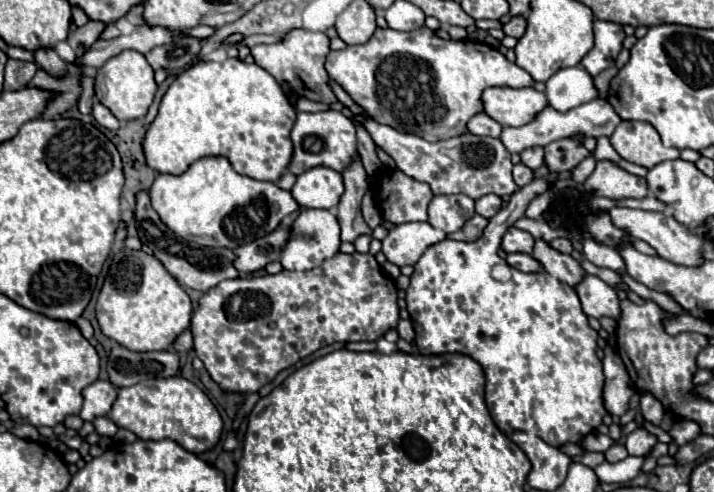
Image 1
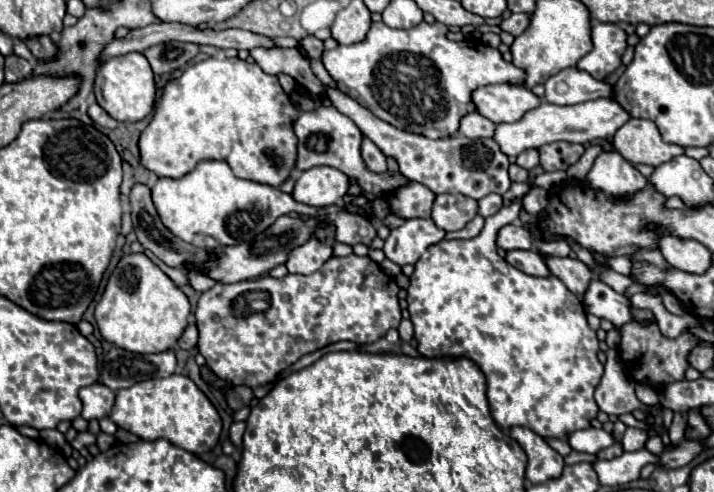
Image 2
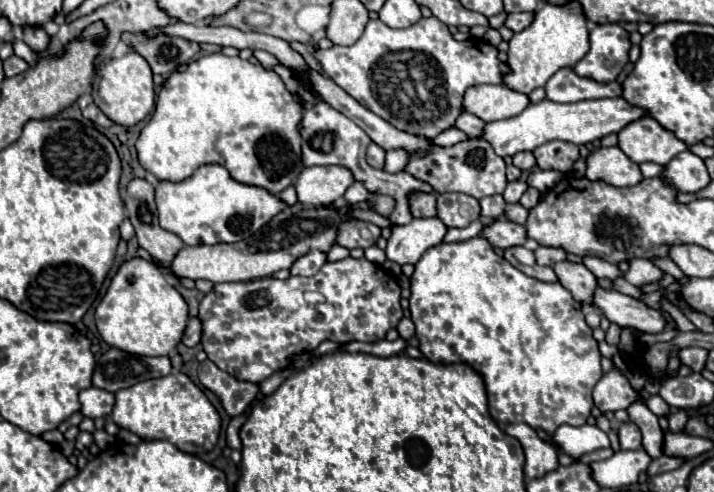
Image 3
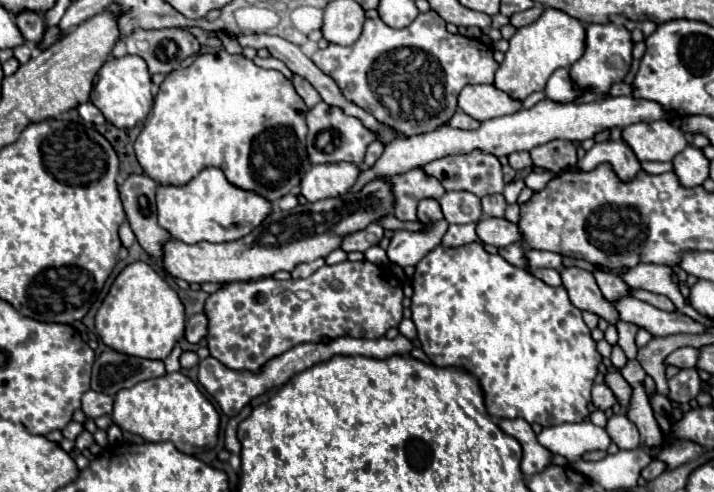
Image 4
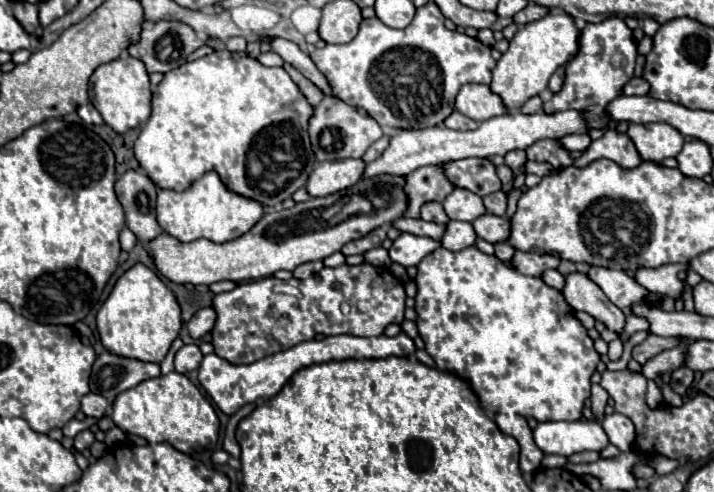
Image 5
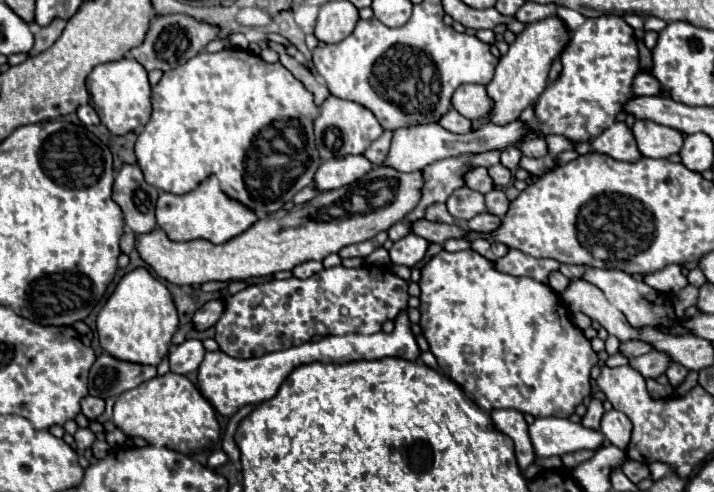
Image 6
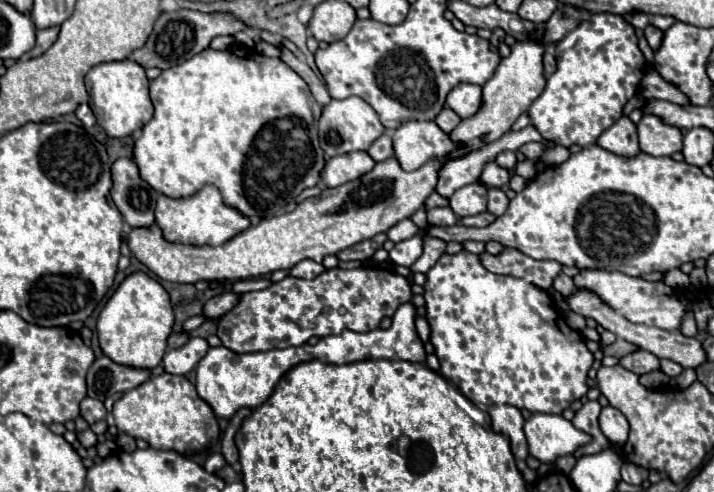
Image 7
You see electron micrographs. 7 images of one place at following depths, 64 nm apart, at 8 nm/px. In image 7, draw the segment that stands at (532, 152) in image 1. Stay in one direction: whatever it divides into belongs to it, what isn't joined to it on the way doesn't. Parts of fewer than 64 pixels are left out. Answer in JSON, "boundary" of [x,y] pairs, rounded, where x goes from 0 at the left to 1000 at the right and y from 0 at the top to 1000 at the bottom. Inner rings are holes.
{"boundary":[[[711,305],[711,309],[700,309],[700,317],[695,317],[695,333],[717,350],[717,346],[723,341],[723,333],[725,333],[723,309],[714,309],[714,305]]]}

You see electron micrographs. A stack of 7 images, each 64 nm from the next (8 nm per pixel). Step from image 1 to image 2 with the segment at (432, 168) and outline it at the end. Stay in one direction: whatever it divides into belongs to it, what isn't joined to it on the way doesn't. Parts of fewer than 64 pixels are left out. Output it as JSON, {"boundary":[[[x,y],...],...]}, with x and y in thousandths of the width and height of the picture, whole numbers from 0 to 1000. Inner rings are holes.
{"boundary":[[[457,179],[457,191],[465,215],[471,215],[479,232],[485,232],[510,268],[510,276],[515,276],[541,317],[549,317],[557,329],[563,358],[569,358],[571,366],[597,374],[608,394],[622,394],[622,390],[650,394],[664,407],[672,407],[681,394],[689,394],[689,390],[709,394],[714,386],[717,378],[717,366],[711,358],[714,329],[711,329],[711,317],[700,309],[700,297],[695,293],[695,285],[689,280],[664,285],[664,280],[650,276],[647,268],[630,280],[602,285],[588,272],[566,268],[535,248],[518,224],[513,224],[510,215],[504,215],[499,203],[493,203],[476,183]]]}

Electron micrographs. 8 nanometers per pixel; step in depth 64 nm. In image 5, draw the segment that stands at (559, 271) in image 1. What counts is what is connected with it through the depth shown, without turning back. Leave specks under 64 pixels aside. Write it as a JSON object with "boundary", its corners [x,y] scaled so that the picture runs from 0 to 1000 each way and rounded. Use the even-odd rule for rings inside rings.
{"boundary":[[[801,553],[793,561],[793,577],[787,598],[793,602],[793,614],[807,634],[824,634],[835,650],[843,650],[854,671],[866,675],[874,667],[874,634],[863,626],[829,569],[824,569],[824,557]]]}

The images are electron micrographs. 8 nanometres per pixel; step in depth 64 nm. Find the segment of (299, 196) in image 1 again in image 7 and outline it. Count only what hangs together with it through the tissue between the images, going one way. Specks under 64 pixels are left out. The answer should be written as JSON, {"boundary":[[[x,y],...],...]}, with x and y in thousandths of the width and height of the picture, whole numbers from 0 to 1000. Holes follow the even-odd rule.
{"boundary":[[[490,309],[490,313],[468,317],[468,321],[457,325],[457,333],[448,350],[448,366],[459,382],[471,382],[476,374],[485,374],[485,370],[493,370],[493,366],[510,358],[513,350],[518,350],[524,341],[524,333],[527,329],[513,309]]]}

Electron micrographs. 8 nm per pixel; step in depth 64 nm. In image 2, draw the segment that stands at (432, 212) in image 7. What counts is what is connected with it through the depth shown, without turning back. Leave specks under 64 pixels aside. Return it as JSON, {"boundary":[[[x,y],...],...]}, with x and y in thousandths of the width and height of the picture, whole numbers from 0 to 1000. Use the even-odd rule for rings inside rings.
{"boundary":[[[571,370],[566,382],[555,382],[549,398],[538,398],[546,423],[546,435],[555,435],[566,447],[574,443],[602,443],[608,390],[594,382],[594,374]]]}

